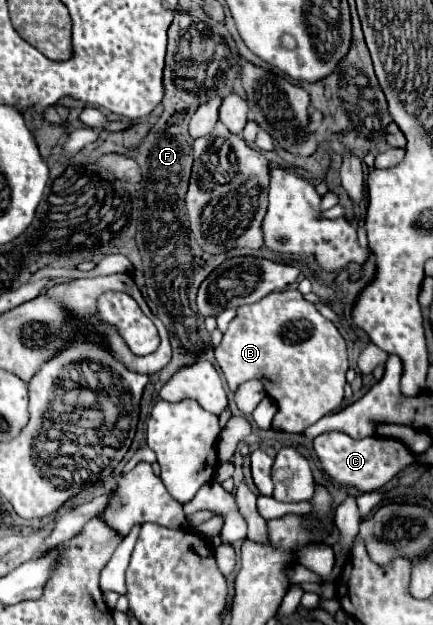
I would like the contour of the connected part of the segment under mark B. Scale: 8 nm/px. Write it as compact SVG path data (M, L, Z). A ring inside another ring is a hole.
M295 289L275 291L253 305L241 305L237 309L237 317L229 323L221 345L215 347L215 359L231 391L249 379L267 379L267 395L275 399L277 405L273 427L279 427L287 433L303 433L323 415L337 409L343 401L343 389L347 383L345 373L349 369L345 339L335 323L325 319L317 307Z

